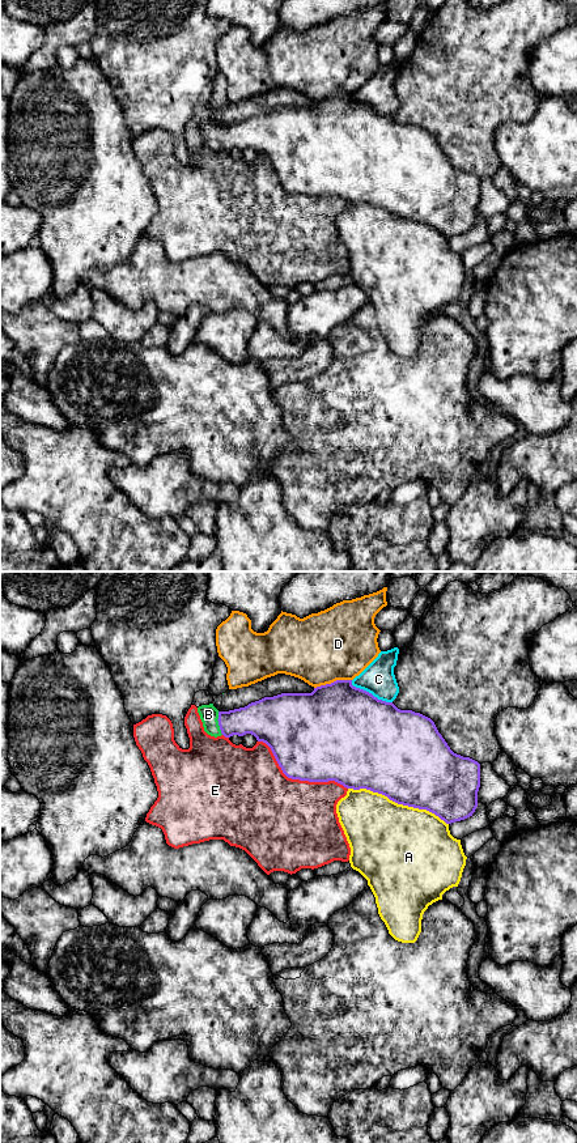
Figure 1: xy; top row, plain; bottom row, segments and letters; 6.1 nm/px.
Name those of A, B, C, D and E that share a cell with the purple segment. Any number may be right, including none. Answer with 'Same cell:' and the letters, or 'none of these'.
Same cell: B

